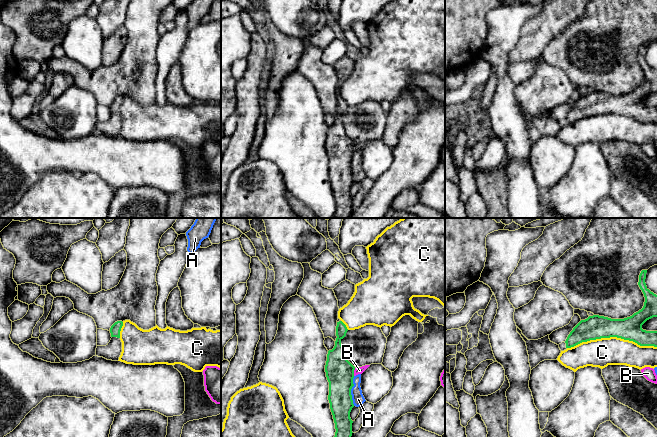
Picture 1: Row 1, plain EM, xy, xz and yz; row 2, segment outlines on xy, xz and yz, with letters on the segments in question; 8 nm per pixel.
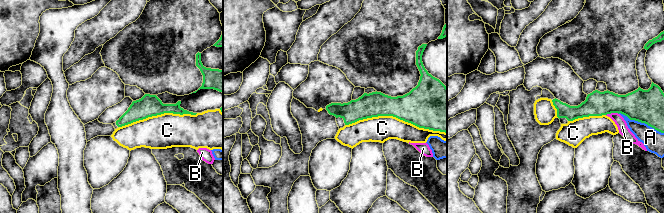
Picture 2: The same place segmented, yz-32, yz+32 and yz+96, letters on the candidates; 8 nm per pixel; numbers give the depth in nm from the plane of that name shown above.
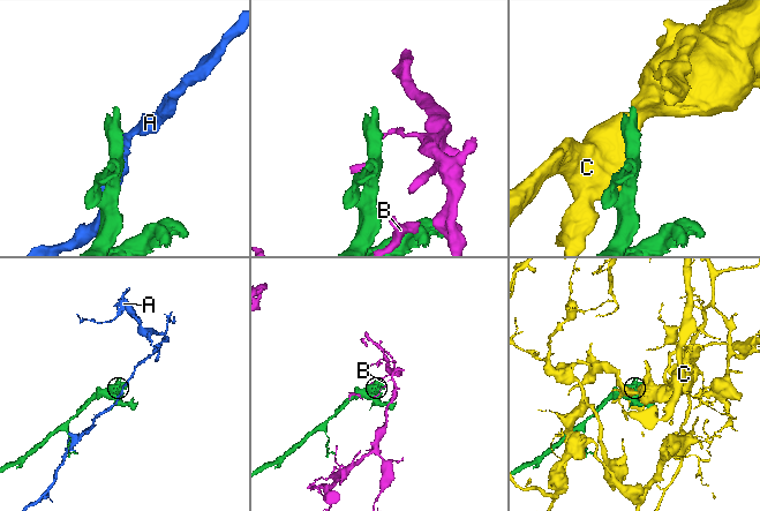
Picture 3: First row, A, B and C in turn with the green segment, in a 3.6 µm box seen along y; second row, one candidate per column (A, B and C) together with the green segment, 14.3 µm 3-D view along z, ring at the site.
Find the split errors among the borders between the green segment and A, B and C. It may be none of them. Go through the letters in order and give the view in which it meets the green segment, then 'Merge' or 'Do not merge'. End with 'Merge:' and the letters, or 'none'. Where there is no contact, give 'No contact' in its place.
A: Touches green in xz. Do not merge
B: Touches green in xz. Do not merge
C: Touches green in yz. Do not merge
Merge: none

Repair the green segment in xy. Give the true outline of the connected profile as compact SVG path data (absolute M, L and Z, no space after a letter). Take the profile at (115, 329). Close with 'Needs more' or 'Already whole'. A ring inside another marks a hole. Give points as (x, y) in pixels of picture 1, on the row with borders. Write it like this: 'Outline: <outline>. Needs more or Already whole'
Outline: M122 321L115 322L111 328L111 340L106 346L97 346L96 356L107 360L118 361L122 352L122 342L120 340L120 331L123 326Z. Needs more

